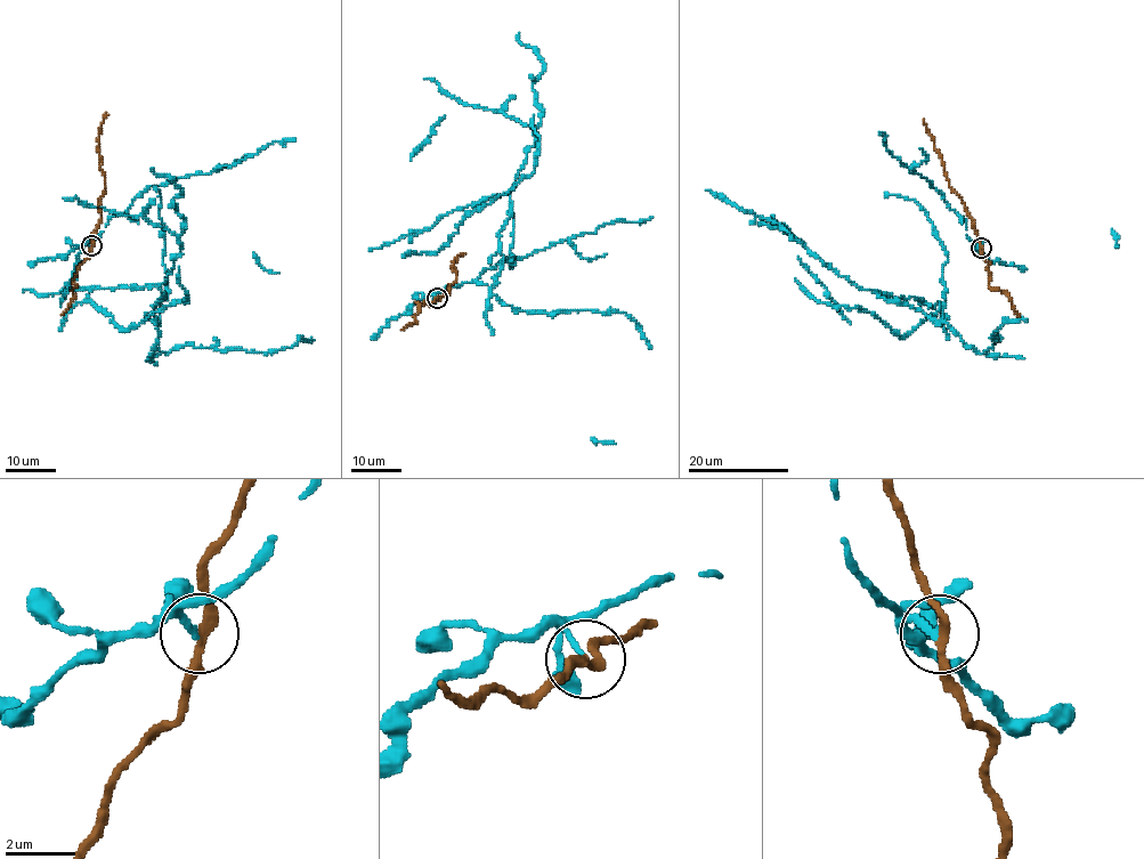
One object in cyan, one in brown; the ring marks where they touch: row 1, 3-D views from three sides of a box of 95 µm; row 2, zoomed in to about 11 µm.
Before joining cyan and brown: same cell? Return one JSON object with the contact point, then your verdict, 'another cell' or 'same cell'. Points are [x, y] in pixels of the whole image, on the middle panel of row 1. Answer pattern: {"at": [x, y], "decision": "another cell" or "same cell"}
{"at": [437, 298], "decision": "another cell"}

